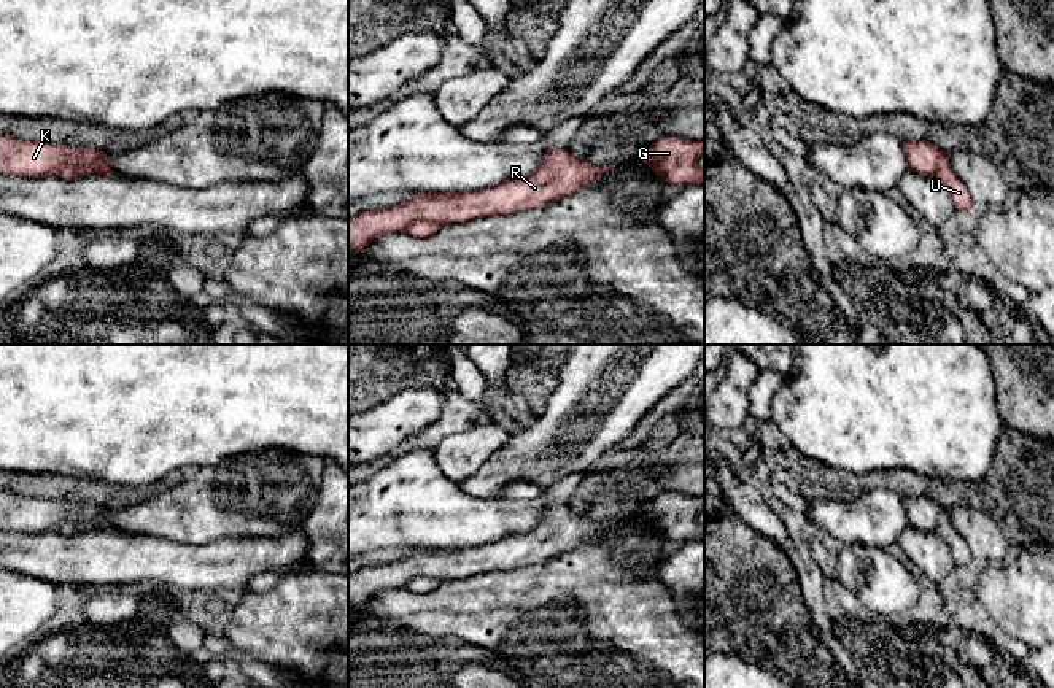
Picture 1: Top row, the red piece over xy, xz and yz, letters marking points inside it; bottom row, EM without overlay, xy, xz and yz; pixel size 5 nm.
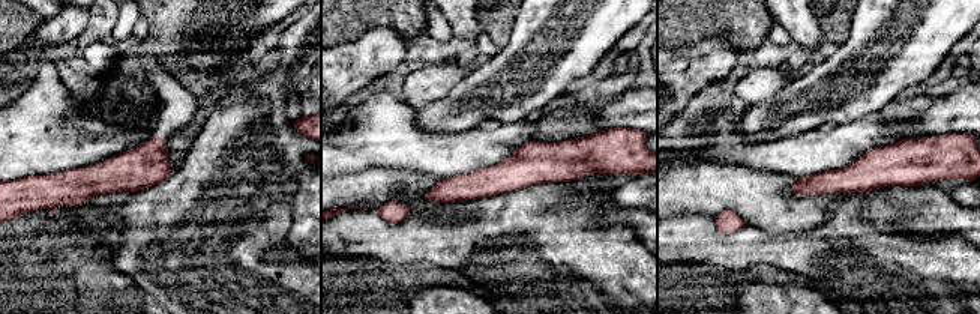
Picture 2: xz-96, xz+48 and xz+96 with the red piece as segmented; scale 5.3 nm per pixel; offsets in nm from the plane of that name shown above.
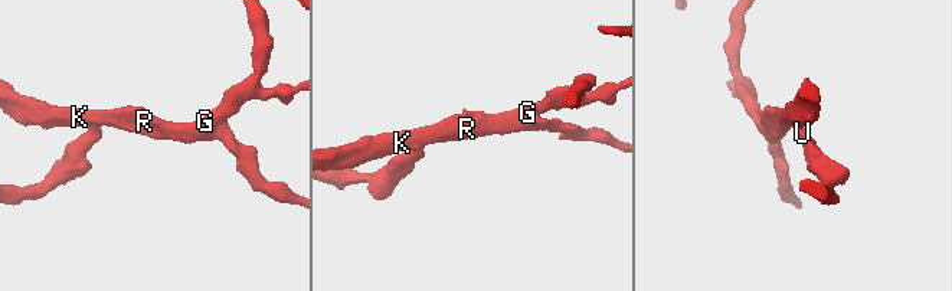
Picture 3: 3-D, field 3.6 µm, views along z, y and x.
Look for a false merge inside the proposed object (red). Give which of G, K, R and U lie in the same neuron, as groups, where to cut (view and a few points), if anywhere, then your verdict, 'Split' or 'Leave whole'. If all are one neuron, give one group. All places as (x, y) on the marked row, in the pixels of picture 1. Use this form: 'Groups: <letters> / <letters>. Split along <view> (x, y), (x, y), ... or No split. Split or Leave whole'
Groups: G K R / U. Split along xz (441, 224), (417, 221), (406, 231). Split

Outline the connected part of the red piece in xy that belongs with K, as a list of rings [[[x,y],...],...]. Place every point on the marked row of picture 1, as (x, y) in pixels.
[[[0,135],[0,173],[16,176],[46,176],[54,175],[64,165],[78,167],[84,175],[119,175],[108,165],[107,153],[86,146],[49,145],[29,141],[11,135]]]

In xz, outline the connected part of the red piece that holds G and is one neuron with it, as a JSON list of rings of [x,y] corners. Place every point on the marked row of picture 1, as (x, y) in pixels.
[[[661,137],[639,159],[663,181],[688,186],[704,184],[704,168],[696,164],[699,154],[704,154],[704,141]]]

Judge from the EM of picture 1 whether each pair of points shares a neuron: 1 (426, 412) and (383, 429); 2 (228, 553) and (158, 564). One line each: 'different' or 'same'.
1: same
2: same

